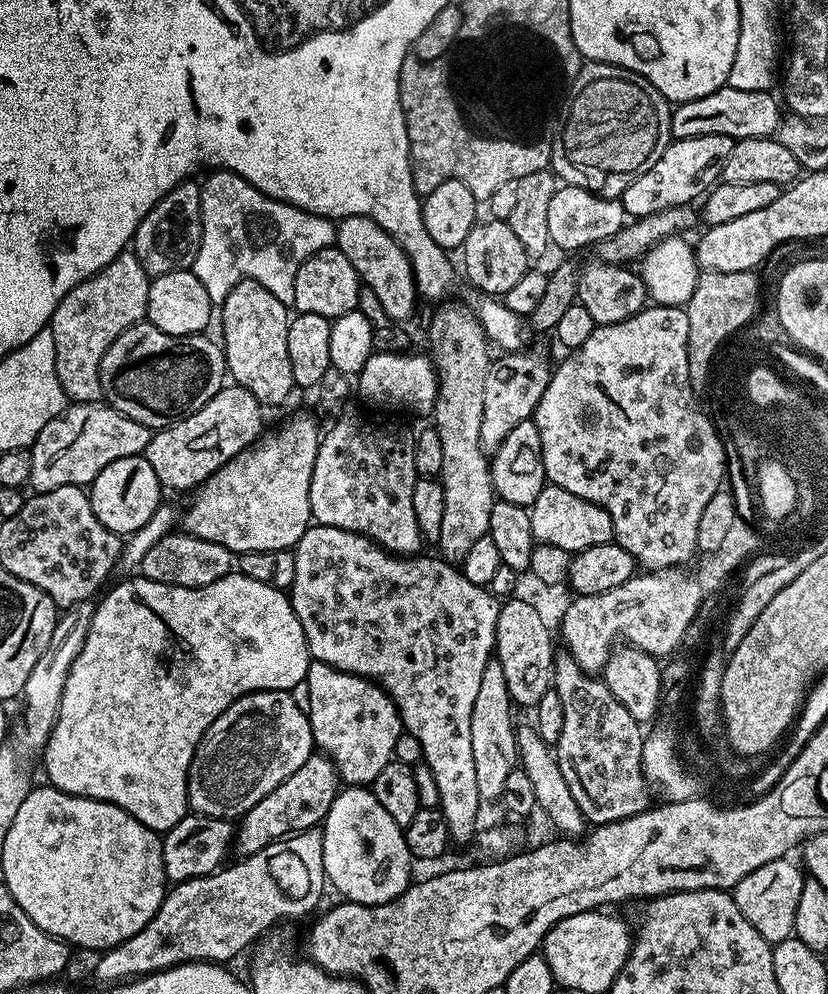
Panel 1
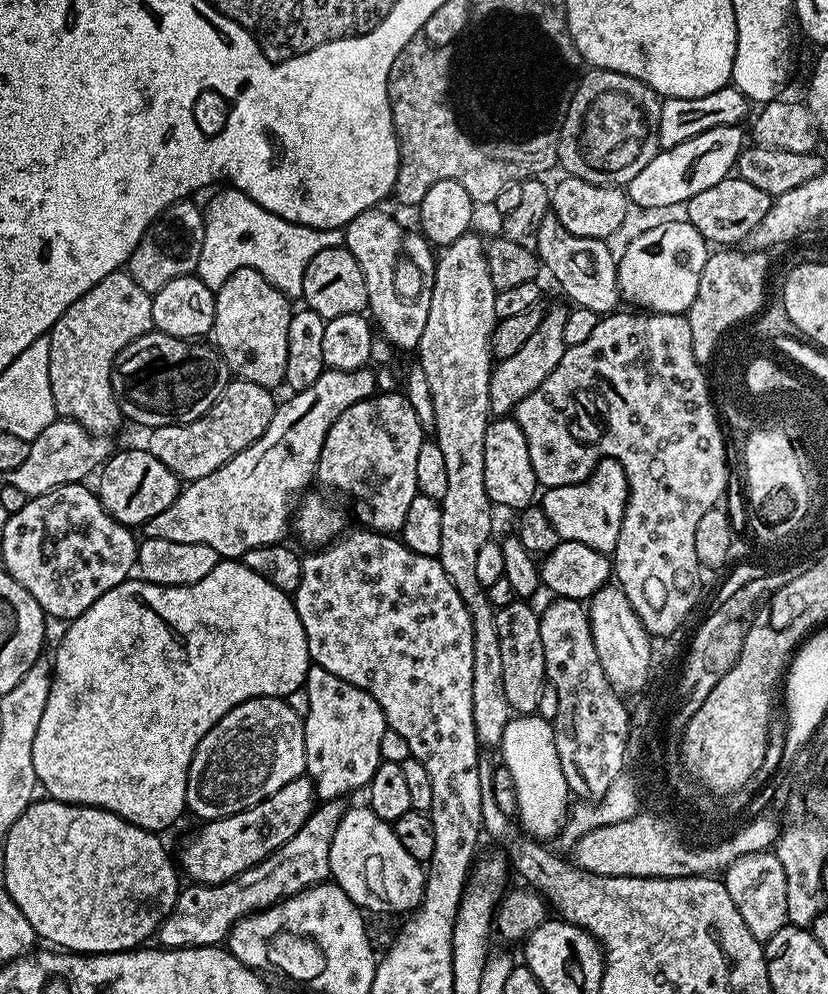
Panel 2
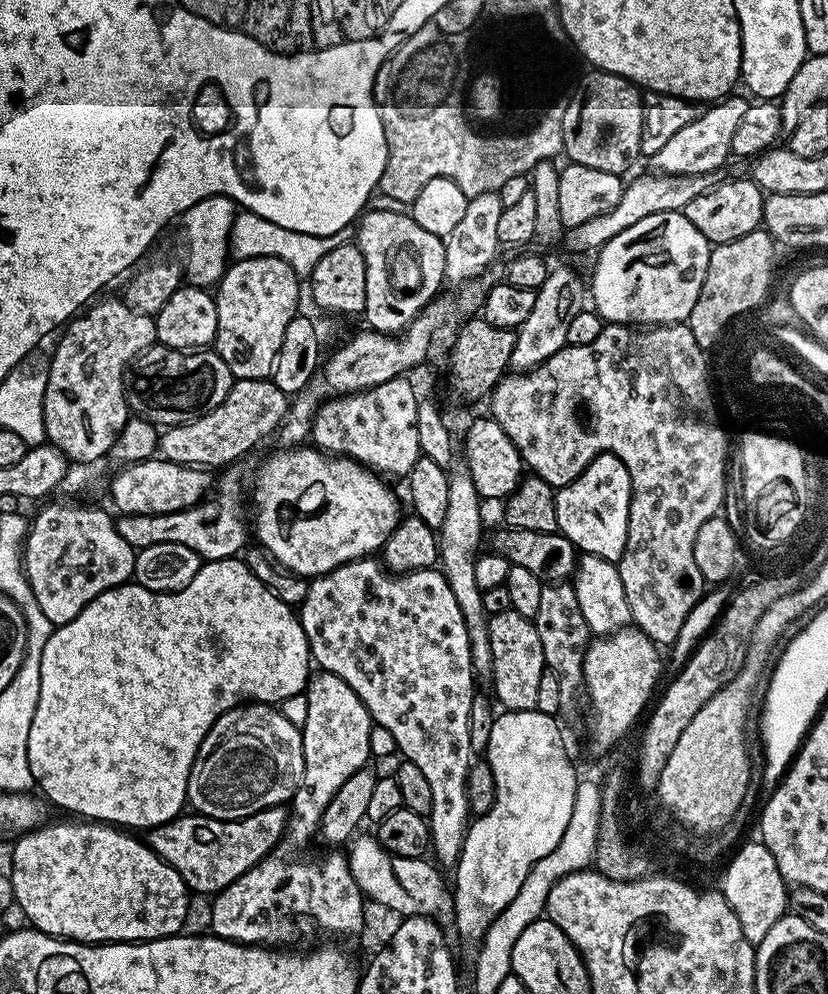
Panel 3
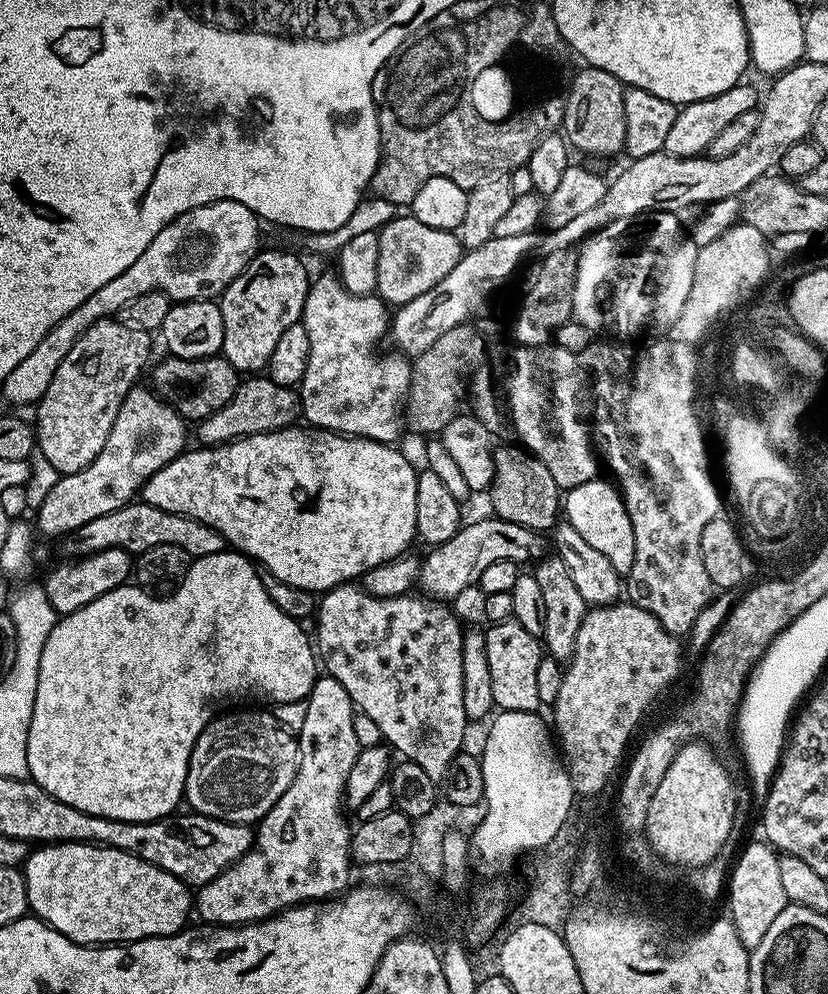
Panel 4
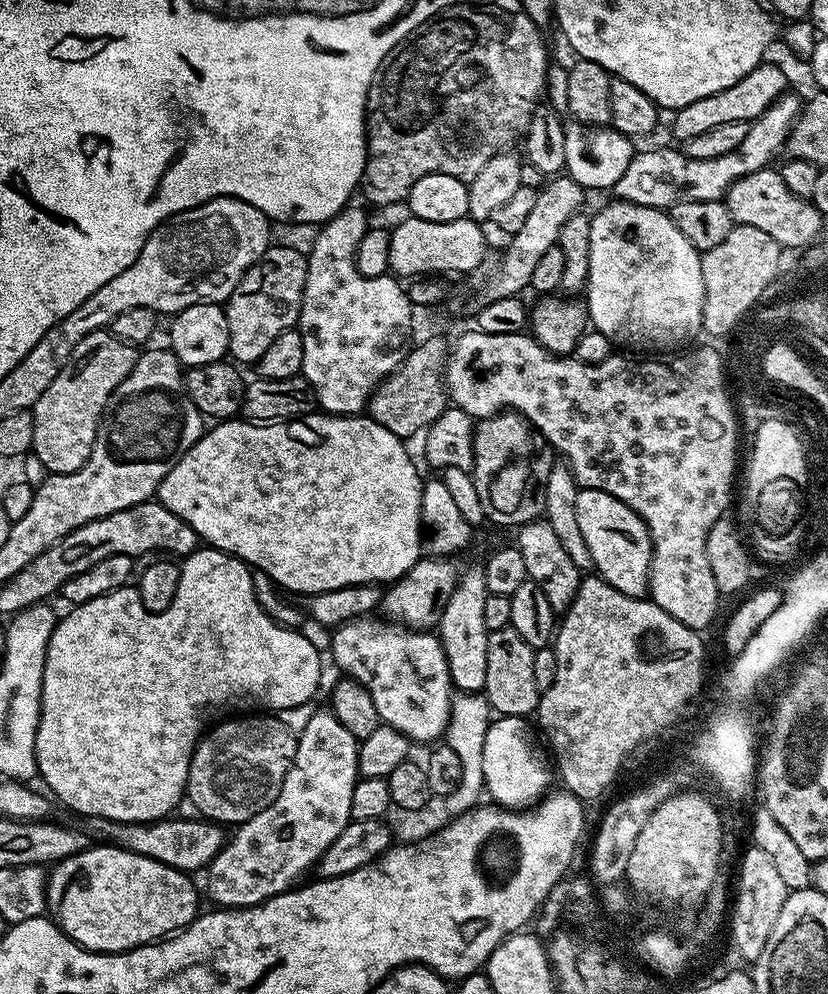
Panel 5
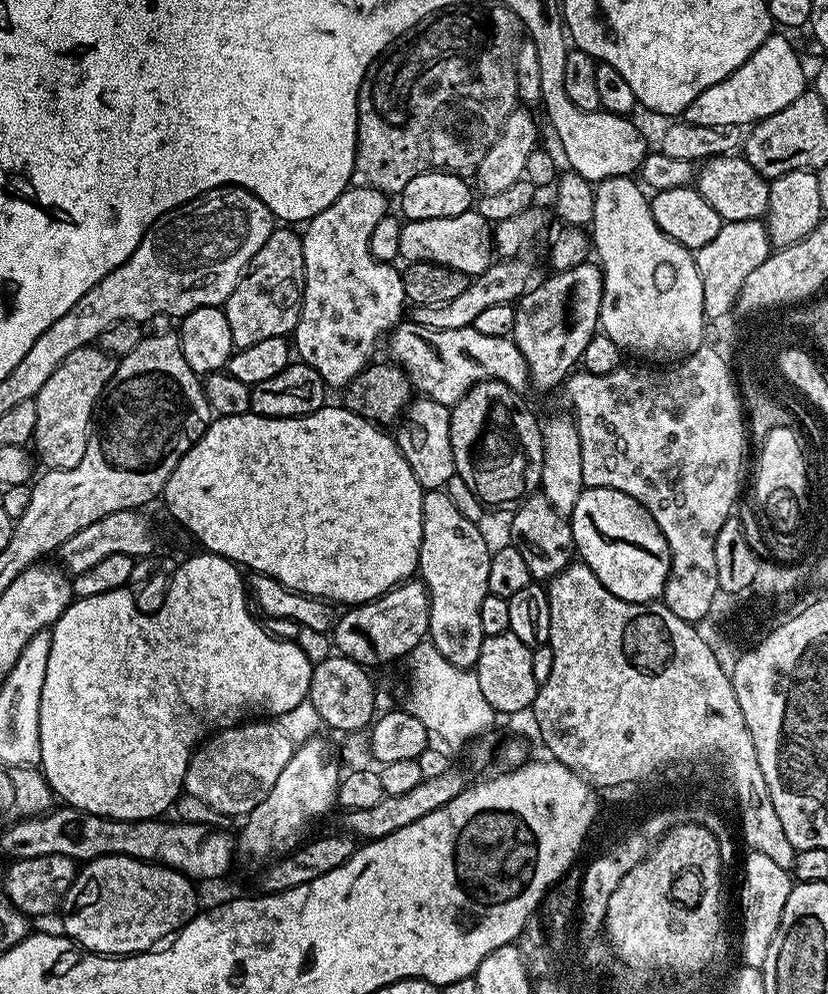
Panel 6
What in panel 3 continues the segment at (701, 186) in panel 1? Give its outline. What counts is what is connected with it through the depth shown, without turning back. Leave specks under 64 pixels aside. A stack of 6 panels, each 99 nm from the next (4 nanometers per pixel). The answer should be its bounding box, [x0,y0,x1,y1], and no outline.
[650,95,749,176]

